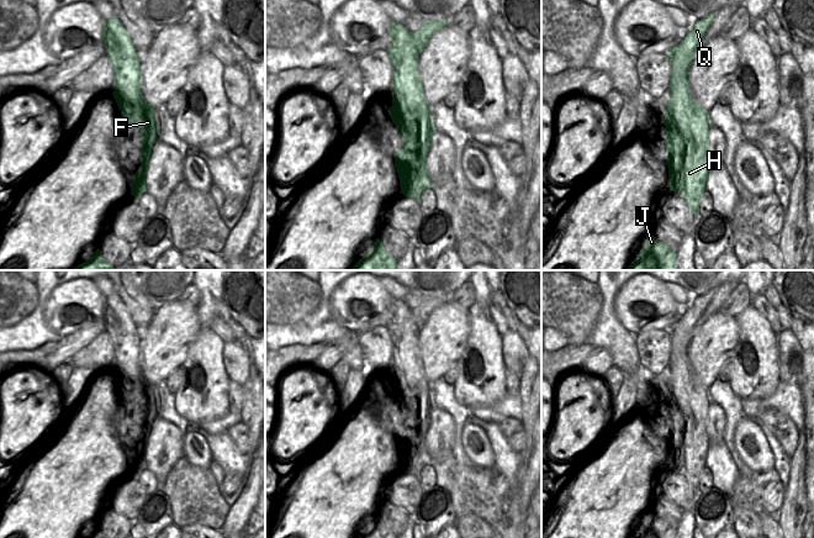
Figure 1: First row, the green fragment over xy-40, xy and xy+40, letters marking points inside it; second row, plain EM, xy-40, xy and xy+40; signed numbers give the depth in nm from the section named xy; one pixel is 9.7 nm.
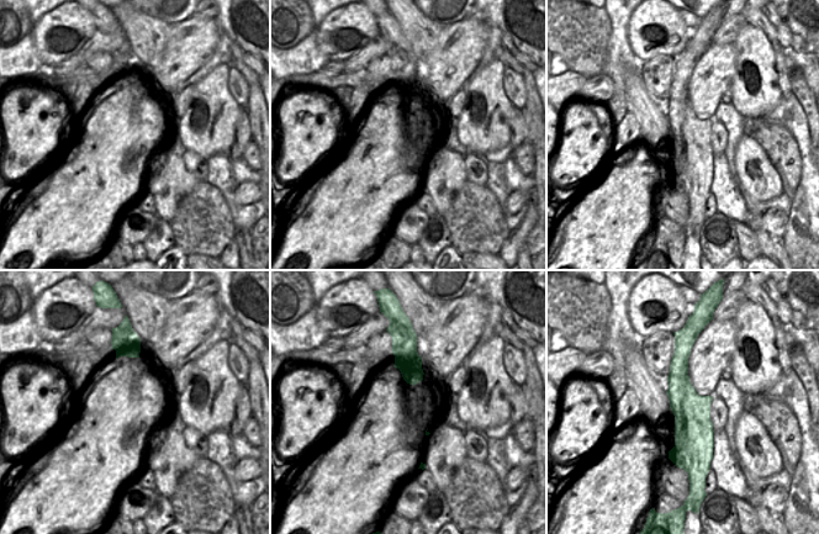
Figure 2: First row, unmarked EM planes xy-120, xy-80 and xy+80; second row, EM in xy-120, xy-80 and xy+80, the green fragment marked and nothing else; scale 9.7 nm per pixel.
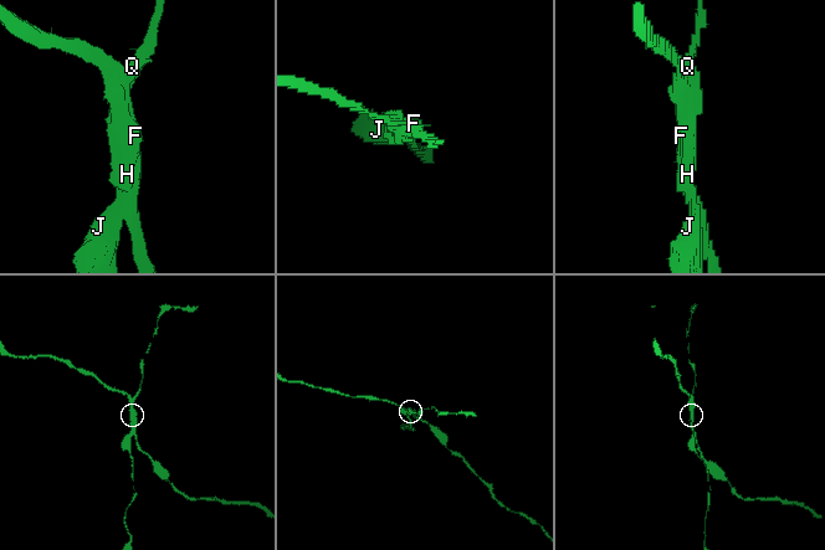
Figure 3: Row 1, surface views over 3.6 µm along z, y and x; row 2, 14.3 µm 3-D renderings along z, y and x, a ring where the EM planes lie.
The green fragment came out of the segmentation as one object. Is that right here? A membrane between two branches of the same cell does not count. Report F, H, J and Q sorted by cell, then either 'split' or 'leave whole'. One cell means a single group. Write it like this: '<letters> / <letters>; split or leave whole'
F H Q / J; split

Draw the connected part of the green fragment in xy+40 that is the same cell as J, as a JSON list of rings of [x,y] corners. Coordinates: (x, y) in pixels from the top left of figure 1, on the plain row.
[[[648,510],[643,524],[634,538],[676,538],[677,529],[666,519]]]

